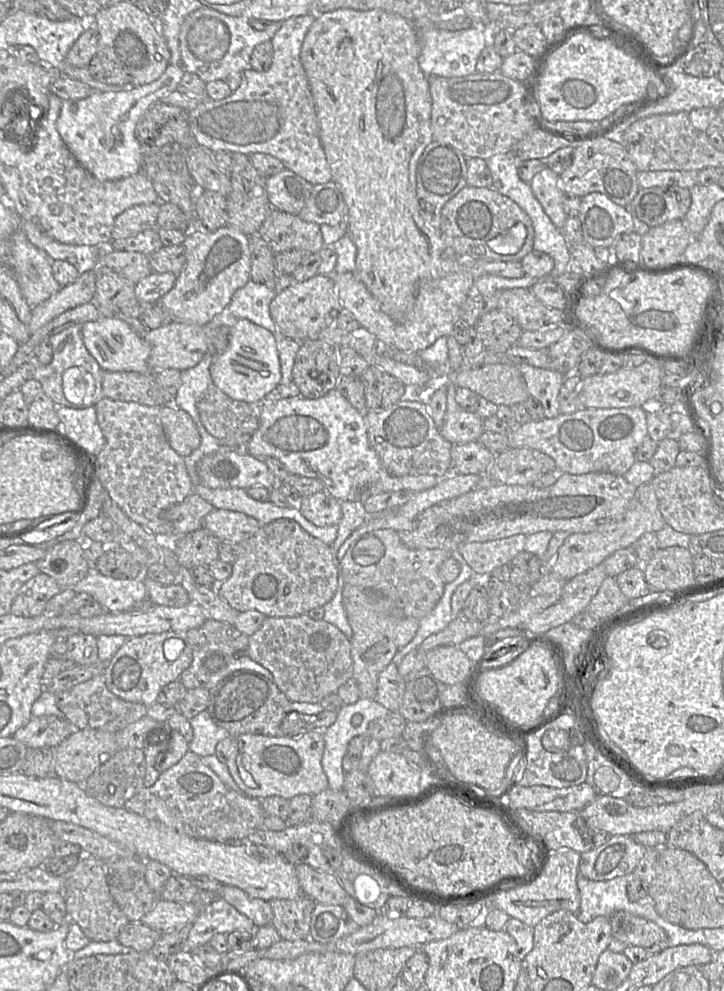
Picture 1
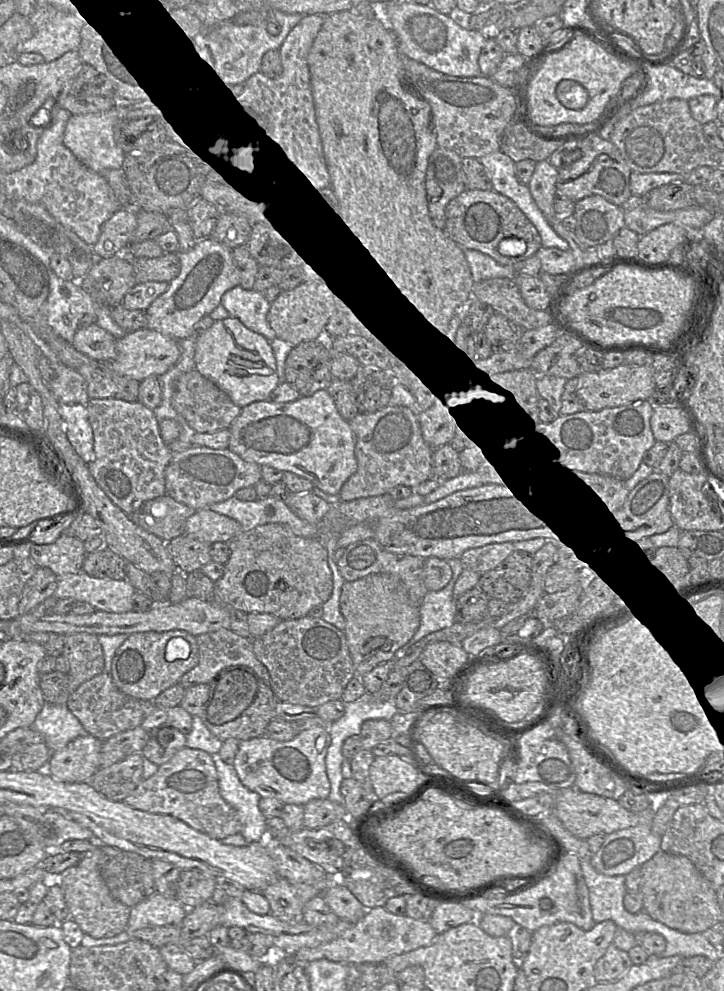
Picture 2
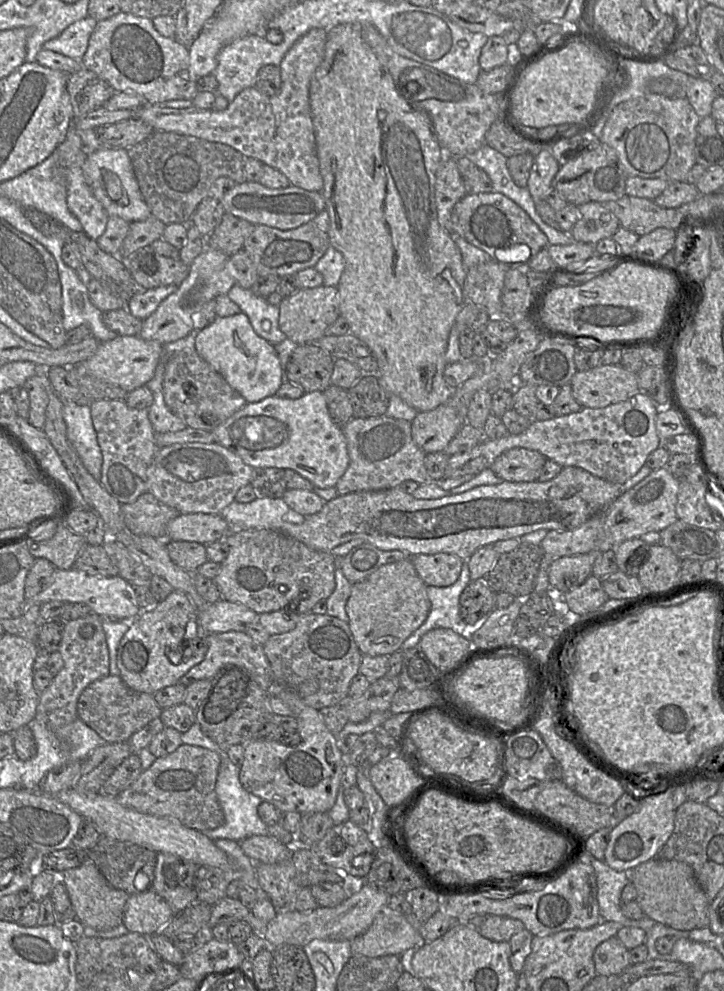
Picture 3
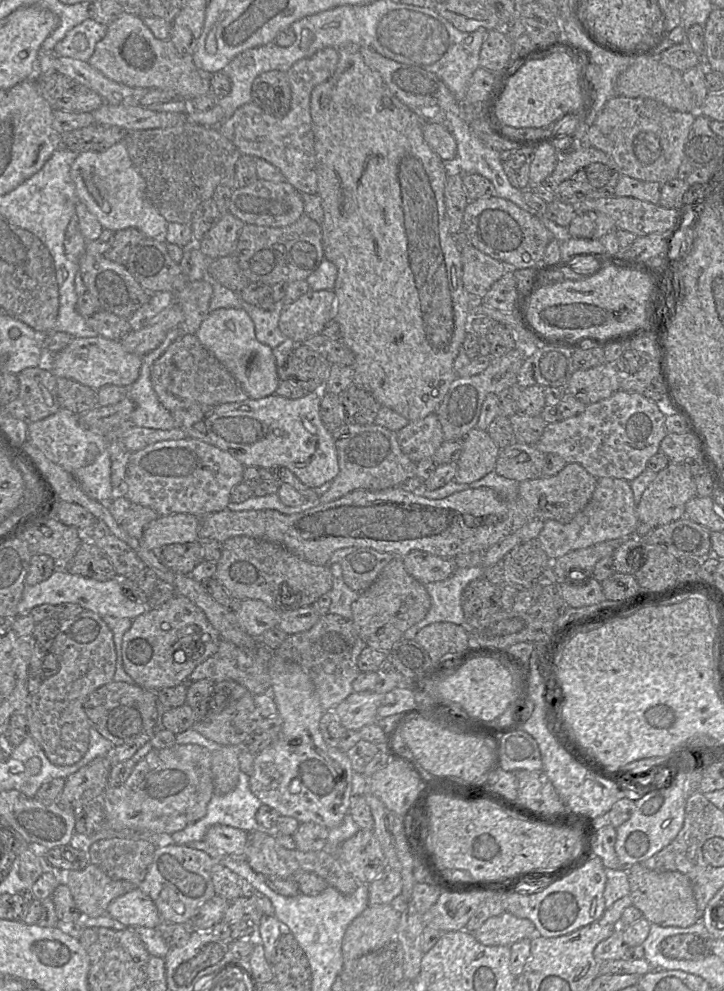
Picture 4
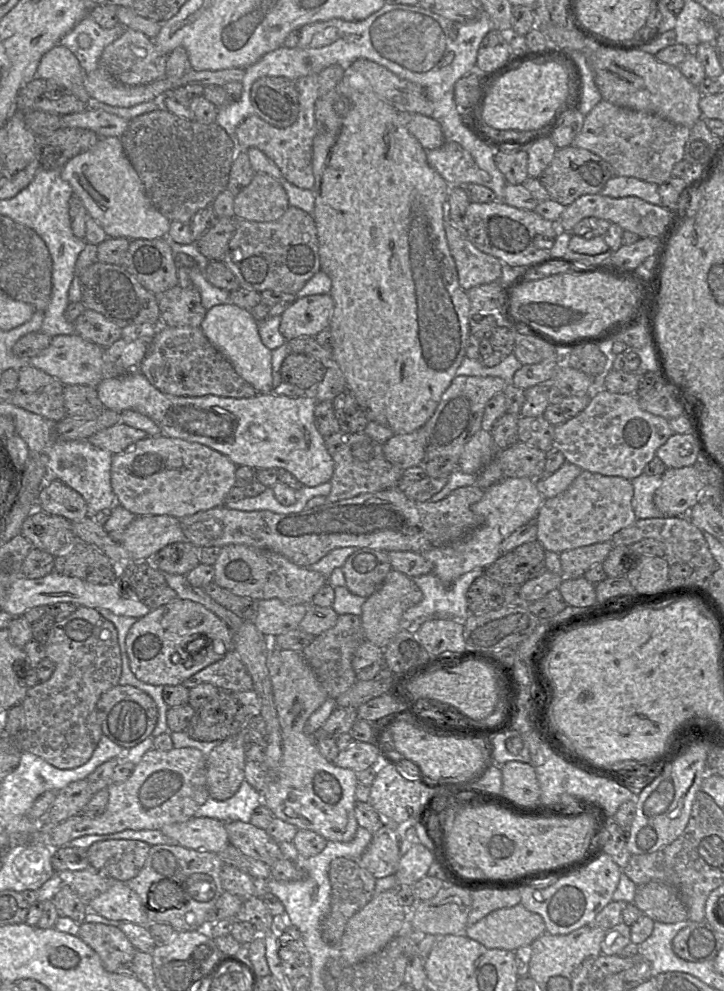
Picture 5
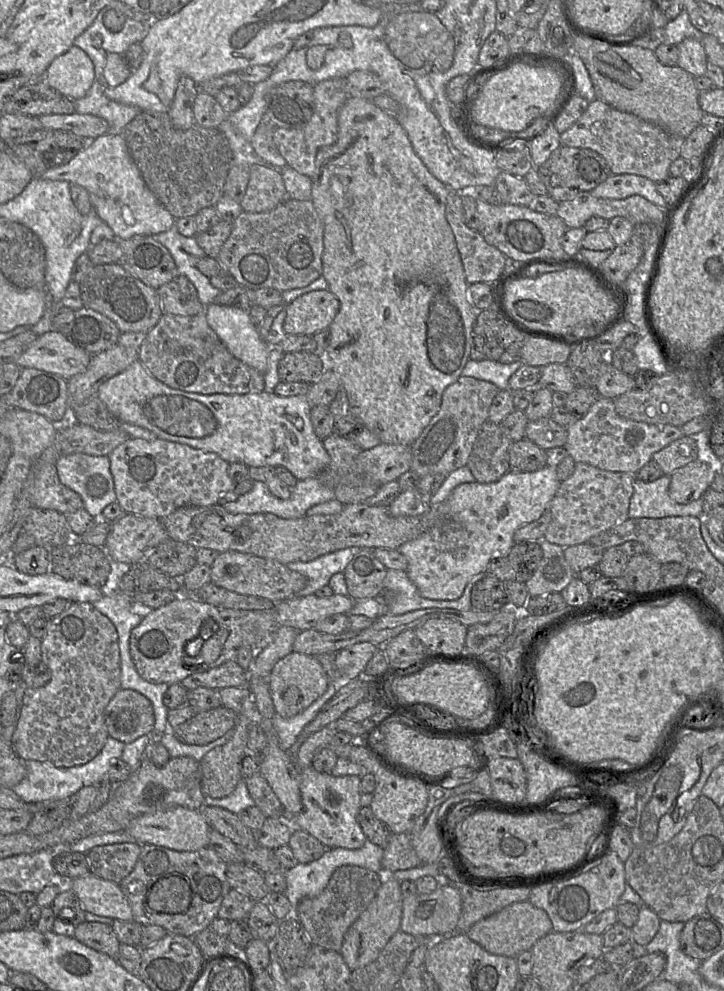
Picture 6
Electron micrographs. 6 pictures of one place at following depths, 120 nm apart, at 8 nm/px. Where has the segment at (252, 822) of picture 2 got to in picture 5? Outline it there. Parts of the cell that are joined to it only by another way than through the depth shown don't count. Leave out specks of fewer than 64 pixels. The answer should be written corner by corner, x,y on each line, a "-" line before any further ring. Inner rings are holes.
246,780
238,792
226,801
209,798
194,817
208,817
222,822
249,823
254,810
263,803
262,795

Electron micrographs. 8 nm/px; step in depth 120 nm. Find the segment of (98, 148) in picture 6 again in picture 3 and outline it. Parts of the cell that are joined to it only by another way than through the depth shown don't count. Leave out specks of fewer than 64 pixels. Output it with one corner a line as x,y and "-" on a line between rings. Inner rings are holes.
100,148
93,152
87,152
82,171
87,185
109,216
117,216
132,223
145,220
152,215
140,191
126,149

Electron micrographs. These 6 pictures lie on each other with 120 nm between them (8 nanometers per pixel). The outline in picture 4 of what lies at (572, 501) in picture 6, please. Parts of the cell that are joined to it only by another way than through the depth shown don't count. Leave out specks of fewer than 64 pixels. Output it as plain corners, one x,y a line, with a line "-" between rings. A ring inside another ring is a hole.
598,478
592,497
583,510
574,518
561,523
556,520
544,521
537,539
551,561
577,549
614,539
627,539
637,533
638,517
630,482
617,478

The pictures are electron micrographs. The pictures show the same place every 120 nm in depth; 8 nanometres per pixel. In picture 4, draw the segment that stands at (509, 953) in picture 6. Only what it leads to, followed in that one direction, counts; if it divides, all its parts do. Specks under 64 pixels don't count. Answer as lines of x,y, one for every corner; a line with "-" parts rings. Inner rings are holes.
504,912
487,919
472,934
486,946
511,946
524,938
534,937
537,930
530,920

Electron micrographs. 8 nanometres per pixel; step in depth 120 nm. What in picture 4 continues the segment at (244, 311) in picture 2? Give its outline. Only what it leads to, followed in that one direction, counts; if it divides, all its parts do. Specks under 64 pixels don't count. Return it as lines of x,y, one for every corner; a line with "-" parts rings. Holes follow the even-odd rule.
241,300
240,308
243,308
252,319
255,336
259,342
274,349
287,339
278,326
280,306
274,310
263,310
259,306

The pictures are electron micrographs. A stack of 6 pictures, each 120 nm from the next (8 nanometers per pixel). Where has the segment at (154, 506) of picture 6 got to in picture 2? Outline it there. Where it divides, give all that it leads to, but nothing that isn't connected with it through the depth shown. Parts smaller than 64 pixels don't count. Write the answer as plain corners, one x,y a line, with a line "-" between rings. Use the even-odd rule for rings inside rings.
205,446
174,452
165,470
166,495
195,510
209,508
214,503
223,502
240,489
254,487
262,480
261,466
242,459
230,449
213,449

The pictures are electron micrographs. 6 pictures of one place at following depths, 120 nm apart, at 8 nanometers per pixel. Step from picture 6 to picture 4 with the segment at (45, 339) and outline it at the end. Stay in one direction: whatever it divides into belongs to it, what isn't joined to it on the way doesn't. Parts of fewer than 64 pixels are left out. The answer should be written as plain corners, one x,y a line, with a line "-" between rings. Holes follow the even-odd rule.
102,336
76,338
44,363
56,377
67,378
98,390
106,385
130,387
139,377
142,357
127,352
119,340

